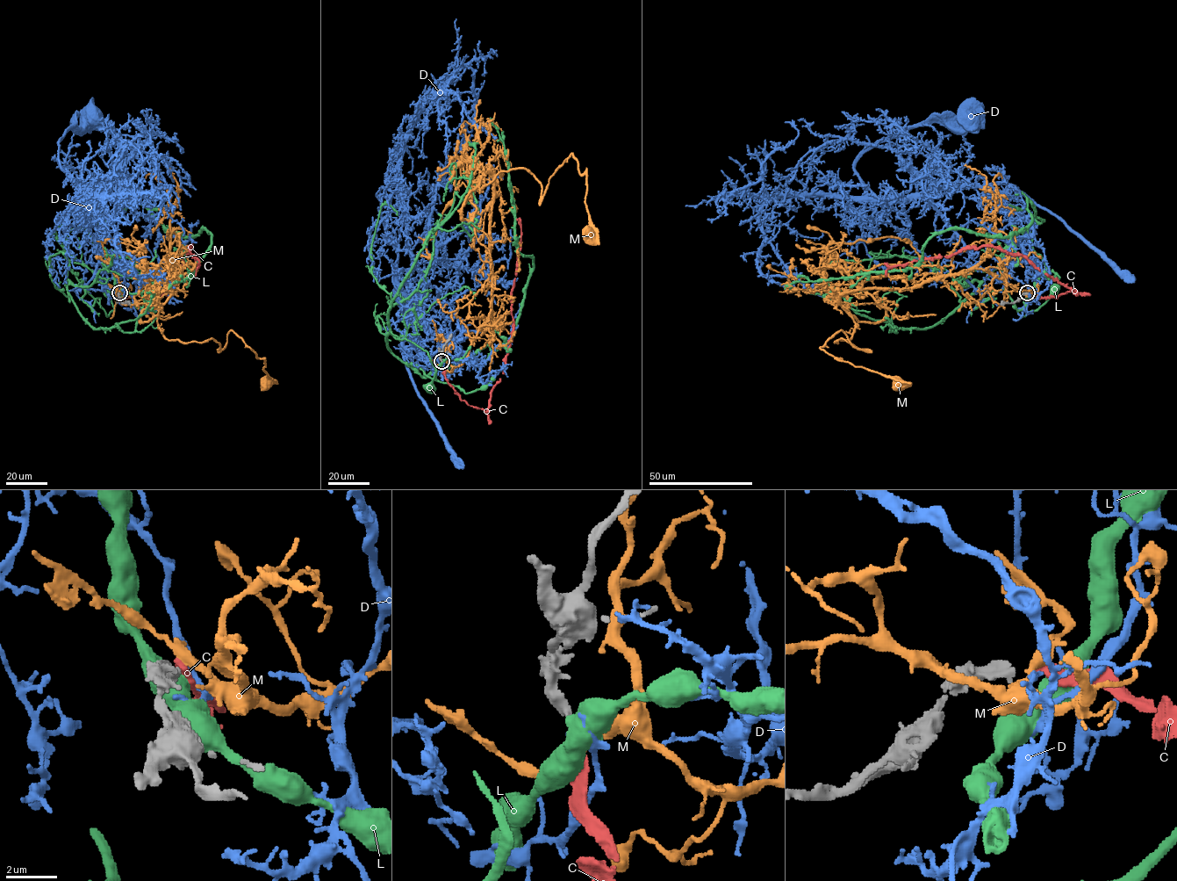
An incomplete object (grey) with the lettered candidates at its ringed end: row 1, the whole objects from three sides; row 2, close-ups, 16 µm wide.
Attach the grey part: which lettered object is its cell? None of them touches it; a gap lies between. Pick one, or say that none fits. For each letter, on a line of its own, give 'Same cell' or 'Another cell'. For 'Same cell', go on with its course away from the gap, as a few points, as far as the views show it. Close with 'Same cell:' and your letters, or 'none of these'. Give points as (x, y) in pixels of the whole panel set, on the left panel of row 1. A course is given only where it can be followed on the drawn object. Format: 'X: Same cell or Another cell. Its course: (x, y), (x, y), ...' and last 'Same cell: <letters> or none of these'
C: Same cell. Its course: (120, 293), (124, 298), (148, 291), (163, 294), (191, 246), (190, 252), (199, 264), (196, 276)
D: Another cell
L: Another cell
M: Another cell
Same cell: C

